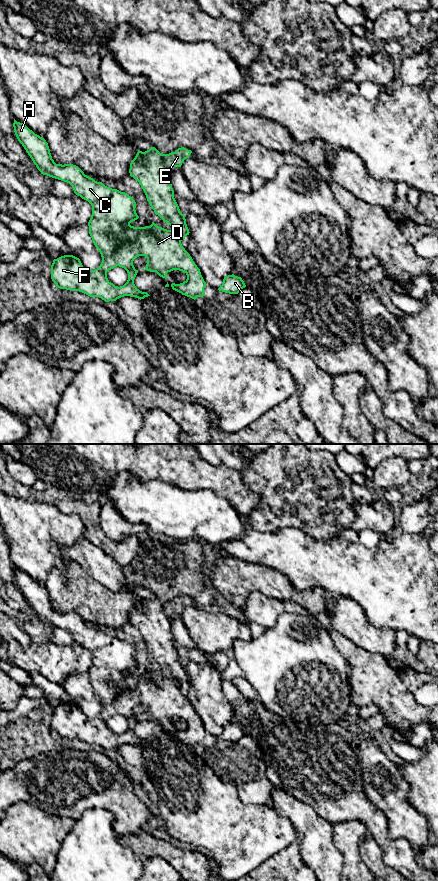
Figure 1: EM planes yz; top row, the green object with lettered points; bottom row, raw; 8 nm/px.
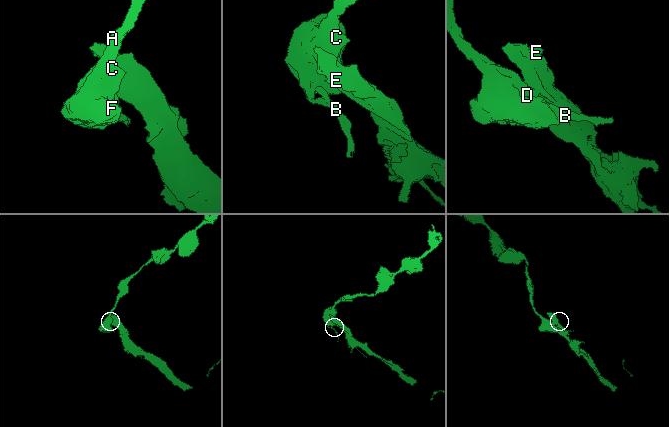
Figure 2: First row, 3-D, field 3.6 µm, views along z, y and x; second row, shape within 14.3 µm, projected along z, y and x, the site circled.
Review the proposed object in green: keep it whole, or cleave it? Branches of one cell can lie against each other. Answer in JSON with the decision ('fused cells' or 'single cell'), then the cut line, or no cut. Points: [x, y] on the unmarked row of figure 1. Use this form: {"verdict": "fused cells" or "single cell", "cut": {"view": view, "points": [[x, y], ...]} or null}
{"verdict": "fused cells", "cut": {"view": "yz", "points": [[171, 677], [181, 687]]}}

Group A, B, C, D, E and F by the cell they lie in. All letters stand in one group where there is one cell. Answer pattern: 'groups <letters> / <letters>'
groups A B C D F / E

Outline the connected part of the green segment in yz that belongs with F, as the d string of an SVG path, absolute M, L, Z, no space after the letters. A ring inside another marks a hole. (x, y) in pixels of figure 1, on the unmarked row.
M15 567L13 575L18 589L41 622L69 631L74 641L92 654L89 682L101 702L102 710L97 717L87 718L80 707L73 703L54 707L51 727L58 736L79 739L105 750L116 749L124 744L144 747L150 743L135 734L138 718L133 709L145 704L147 712L143 718L156 720L165 727L167 721L173 718L187 723L183 731L169 733L167 730L165 735L171 734L173 738L194 748L203 746L206 730L176 680L159 675L154 670L145 675L131 674L130 671L139 666L133 645L95 629L76 613L56 612L44 586ZM117 714L128 721L127 730L120 735L107 726L107 720Z

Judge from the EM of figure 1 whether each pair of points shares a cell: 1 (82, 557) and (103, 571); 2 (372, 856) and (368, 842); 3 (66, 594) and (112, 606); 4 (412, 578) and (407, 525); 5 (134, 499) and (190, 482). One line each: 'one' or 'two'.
1: one
2: one
3: one
4: two
5: two

